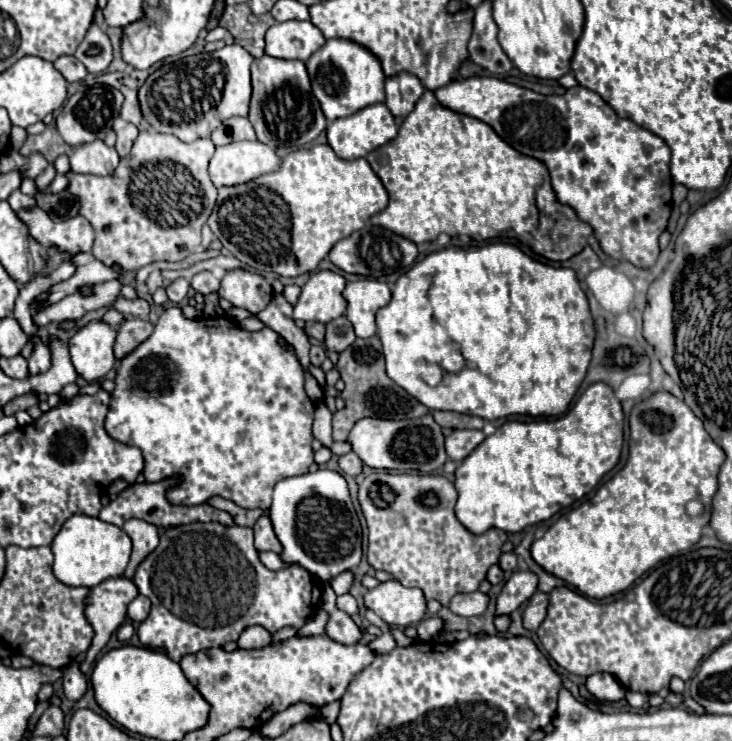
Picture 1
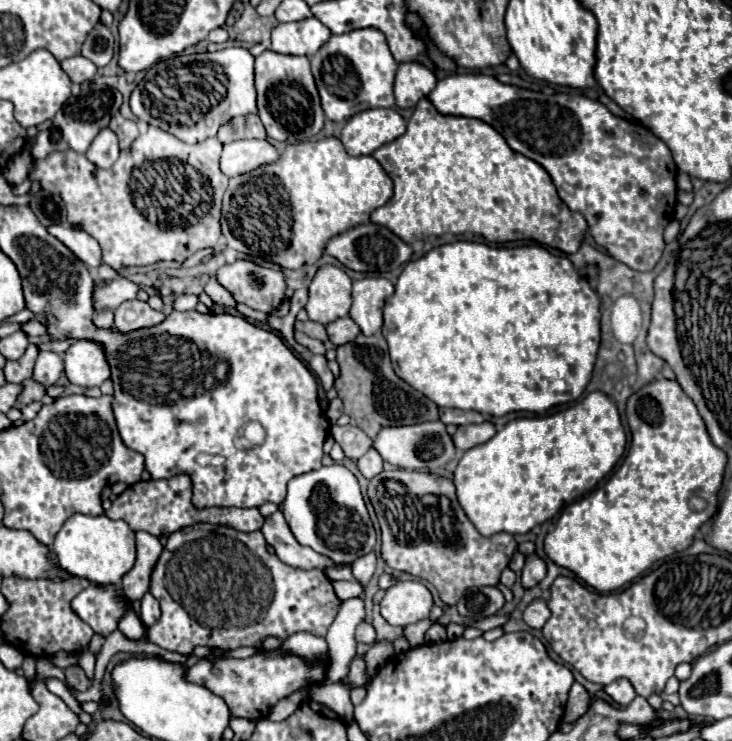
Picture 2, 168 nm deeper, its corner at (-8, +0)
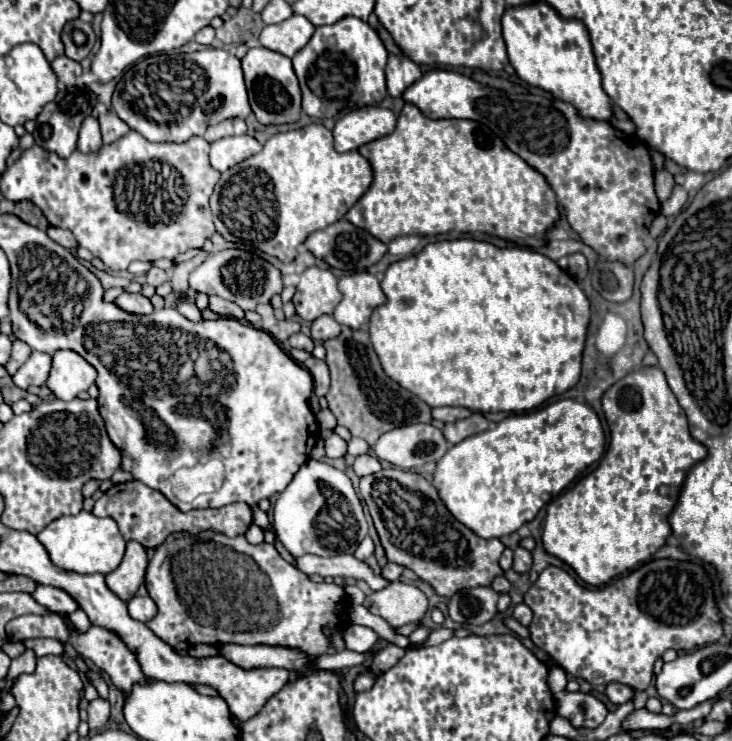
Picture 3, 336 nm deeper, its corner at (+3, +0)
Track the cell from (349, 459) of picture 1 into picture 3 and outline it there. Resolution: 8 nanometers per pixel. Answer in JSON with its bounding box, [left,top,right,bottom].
[353,454,381,476]

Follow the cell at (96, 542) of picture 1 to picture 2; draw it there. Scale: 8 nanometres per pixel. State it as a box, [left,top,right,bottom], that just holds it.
[52,514,136,584]

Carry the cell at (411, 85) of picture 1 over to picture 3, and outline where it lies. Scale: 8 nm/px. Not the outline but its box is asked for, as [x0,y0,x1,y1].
[385,54,421,98]

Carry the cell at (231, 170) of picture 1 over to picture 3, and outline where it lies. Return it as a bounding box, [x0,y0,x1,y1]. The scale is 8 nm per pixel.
[211,134,261,172]

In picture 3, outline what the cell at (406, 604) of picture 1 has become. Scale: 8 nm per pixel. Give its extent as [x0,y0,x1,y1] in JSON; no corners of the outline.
[363,580,427,626]

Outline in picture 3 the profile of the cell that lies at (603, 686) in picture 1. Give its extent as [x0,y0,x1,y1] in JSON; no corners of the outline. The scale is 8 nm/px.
[607,682,635,704]

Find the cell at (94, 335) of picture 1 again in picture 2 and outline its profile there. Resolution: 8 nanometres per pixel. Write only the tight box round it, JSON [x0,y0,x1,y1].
[64,340,110,388]

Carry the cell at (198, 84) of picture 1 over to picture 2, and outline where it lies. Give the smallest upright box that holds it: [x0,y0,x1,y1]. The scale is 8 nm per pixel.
[130,46,256,144]

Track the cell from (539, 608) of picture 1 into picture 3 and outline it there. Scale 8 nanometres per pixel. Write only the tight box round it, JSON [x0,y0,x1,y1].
[513,604,533,626]

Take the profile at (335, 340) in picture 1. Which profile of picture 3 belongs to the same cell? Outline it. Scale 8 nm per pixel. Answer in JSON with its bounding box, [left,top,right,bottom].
[311,316,341,340]

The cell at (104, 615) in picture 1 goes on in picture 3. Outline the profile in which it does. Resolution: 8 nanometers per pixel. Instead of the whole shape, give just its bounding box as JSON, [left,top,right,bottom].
[31,584,77,614]

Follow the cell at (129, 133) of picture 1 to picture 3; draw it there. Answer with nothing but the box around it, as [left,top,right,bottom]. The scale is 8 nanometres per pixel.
[99,112,129,144]

